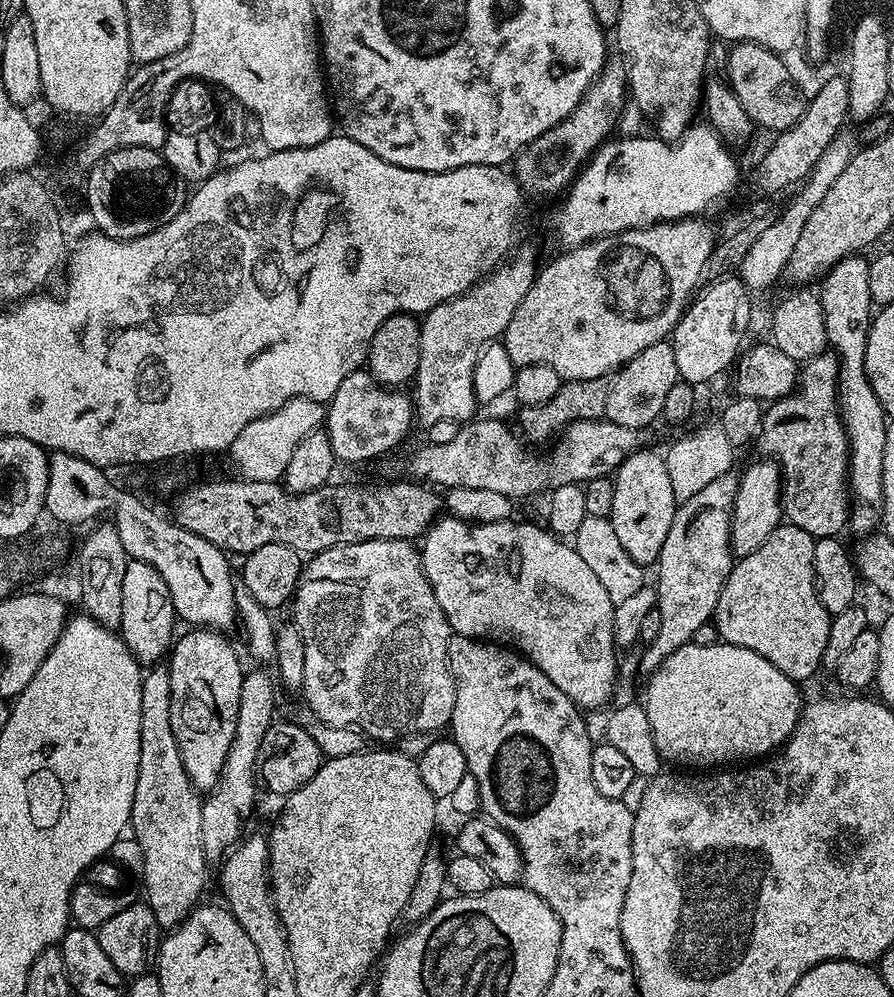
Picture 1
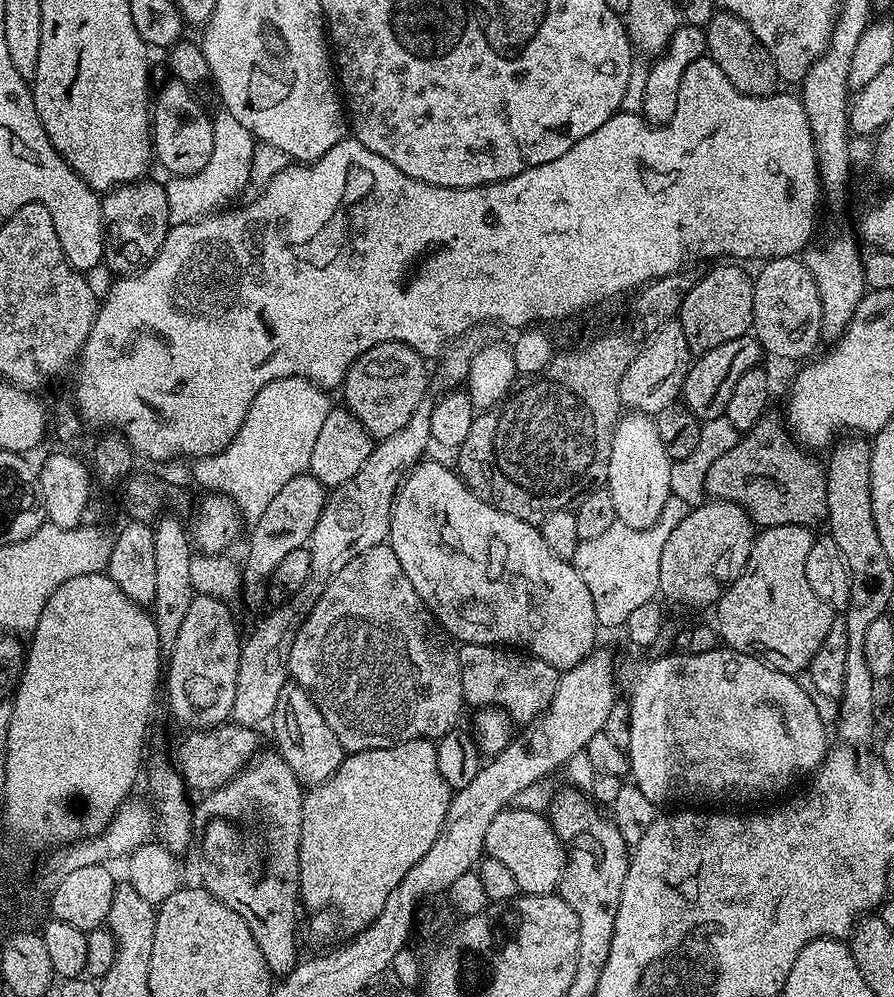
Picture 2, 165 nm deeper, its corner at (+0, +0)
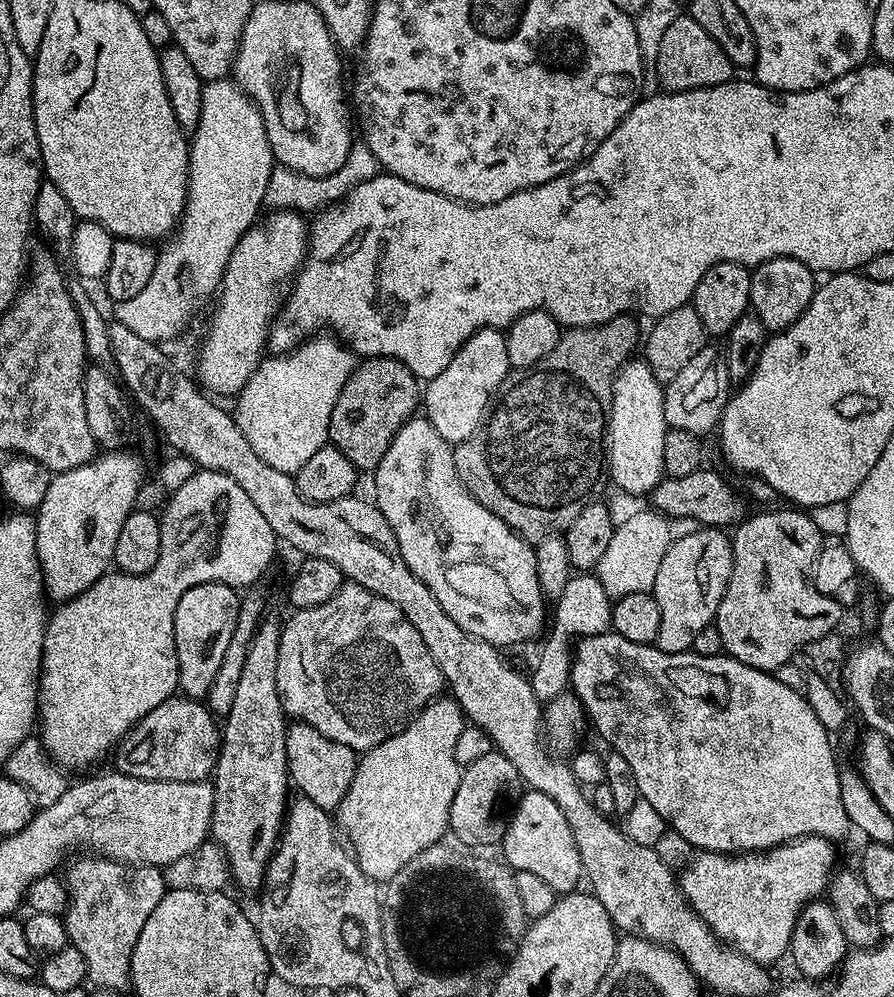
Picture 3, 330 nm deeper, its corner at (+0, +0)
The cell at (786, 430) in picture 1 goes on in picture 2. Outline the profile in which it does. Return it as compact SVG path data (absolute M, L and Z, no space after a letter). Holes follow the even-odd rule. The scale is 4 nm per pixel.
M765 418L759 420L752 431L743 433L739 442L710 466L705 493L713 500L741 504L753 525L760 530L774 526L812 528L816 524L823 525L828 518L825 465L807 456L812 454L805 451L781 424Z

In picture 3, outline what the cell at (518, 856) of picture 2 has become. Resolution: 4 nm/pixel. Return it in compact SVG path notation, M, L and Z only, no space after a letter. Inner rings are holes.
M531 790L525 793L512 812L512 821L503 829L503 859L516 872L538 874L558 894L577 891L576 883L582 880L579 852L564 813L546 794Z

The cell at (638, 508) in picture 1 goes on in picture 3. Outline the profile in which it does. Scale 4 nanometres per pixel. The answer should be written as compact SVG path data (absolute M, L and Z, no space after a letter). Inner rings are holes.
M633 358L622 367L612 383L612 410L608 413L606 429L606 472L624 492L632 496L647 497L664 476L662 442L666 425L664 423L664 389L662 381L650 370L647 360Z

